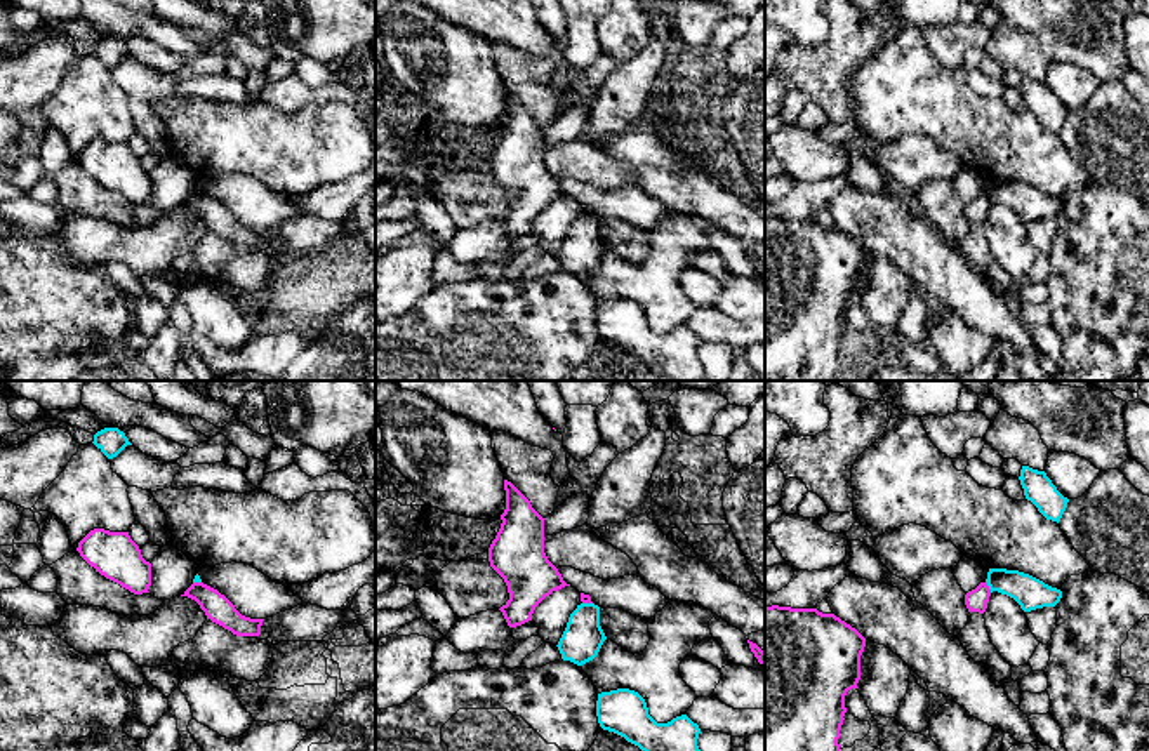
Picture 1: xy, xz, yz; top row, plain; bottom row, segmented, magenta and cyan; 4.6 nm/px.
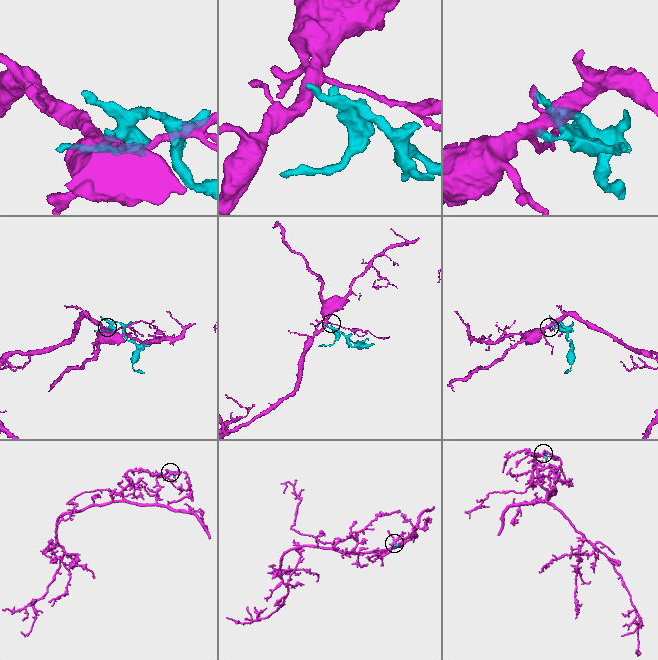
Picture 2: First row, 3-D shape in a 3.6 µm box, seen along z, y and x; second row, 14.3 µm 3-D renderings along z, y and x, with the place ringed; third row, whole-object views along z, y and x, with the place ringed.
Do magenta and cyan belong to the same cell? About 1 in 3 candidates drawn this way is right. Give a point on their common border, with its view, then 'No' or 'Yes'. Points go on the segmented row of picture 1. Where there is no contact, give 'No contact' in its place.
Touches magenta at yz (988, 586). No

